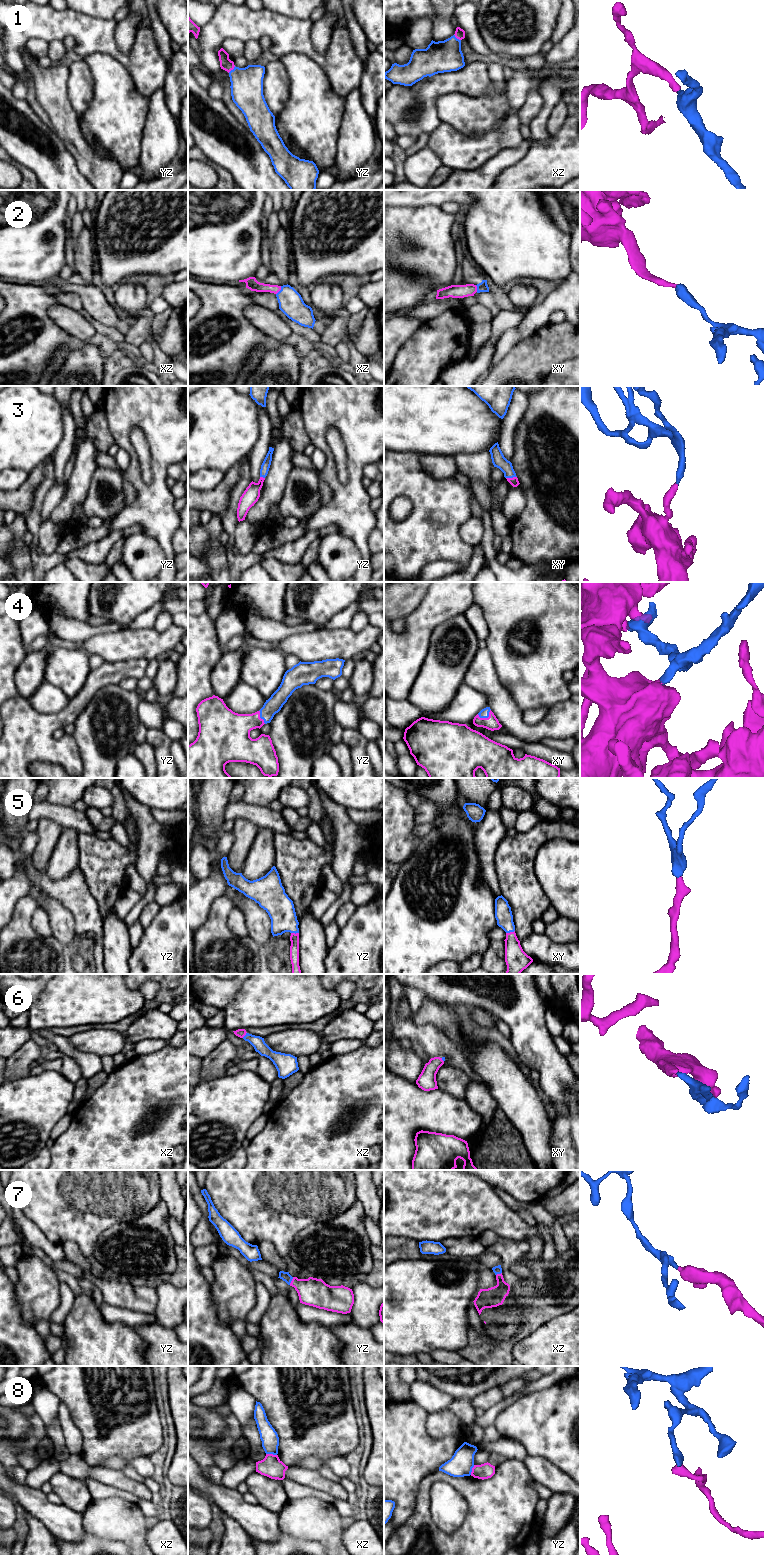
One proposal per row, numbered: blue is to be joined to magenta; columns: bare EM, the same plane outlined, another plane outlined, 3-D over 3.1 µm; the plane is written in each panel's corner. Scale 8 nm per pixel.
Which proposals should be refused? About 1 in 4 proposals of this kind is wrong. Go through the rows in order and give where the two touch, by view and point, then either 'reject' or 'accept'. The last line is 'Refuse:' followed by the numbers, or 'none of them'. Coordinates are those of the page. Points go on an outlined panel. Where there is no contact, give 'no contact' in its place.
1: contact yz (231, 69); accept
2: contact xz (280, 289); accept
3: contact xy (511, 478); accept
4: contact xy (486, 718); accept
5: contact xy (510, 932); accept
6: contact xz (244, 1035); accept
7: contact yz (291, 1281); accept
8: contact xz (271, 1454); reject
Refuse: 8

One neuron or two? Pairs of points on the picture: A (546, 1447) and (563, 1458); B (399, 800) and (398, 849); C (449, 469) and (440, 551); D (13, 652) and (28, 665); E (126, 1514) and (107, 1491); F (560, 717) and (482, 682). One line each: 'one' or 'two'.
A: one
B: one
C: two
D: two
E: two
F: one

